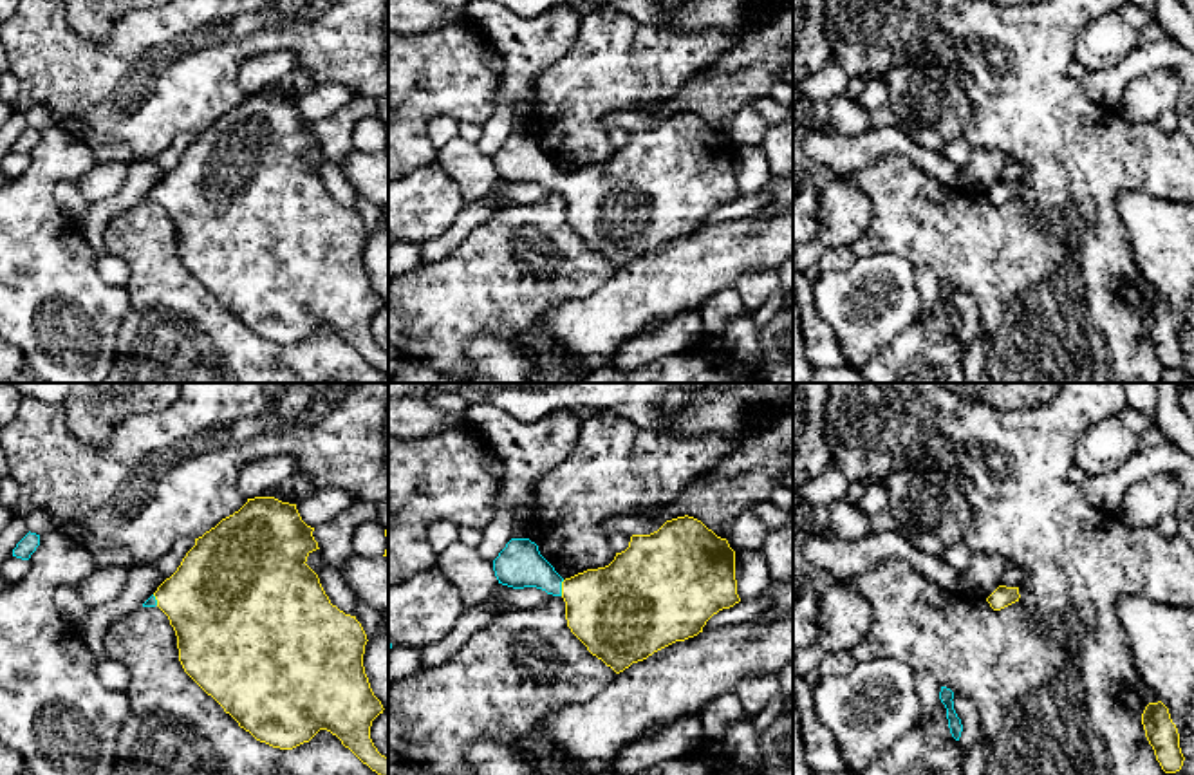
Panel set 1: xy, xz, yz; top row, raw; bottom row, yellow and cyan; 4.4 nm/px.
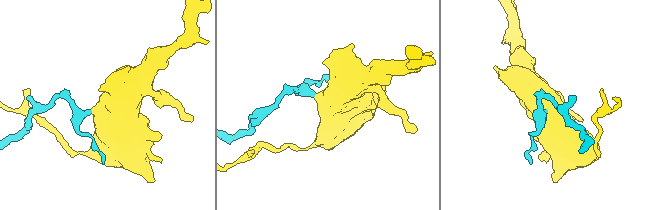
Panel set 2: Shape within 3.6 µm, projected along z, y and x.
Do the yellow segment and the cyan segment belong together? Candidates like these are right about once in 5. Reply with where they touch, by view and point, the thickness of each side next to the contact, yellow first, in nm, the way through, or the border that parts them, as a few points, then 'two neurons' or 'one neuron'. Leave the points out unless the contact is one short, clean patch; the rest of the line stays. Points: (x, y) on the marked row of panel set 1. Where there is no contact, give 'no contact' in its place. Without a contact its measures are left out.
contact xz (562, 588); calibres 400 and 200 nm; way xz (613, 611), (584, 593), (562, 588), (519, 564); one neuron

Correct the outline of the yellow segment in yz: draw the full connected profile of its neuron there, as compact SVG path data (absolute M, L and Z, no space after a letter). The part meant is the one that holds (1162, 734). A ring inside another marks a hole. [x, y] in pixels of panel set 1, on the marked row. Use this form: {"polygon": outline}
{"polygon": "M1158 701L1149 703L1142 714L1145 737L1154 750L1156 761L1165 773L1176 773L1183 766L1180 733L1171 719L1169 708Z"}

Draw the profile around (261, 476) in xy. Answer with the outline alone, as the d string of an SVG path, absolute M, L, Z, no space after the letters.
M262 457L246 464L238 475L238 488L247 499L262 497L278 488L296 472L293 457Z

